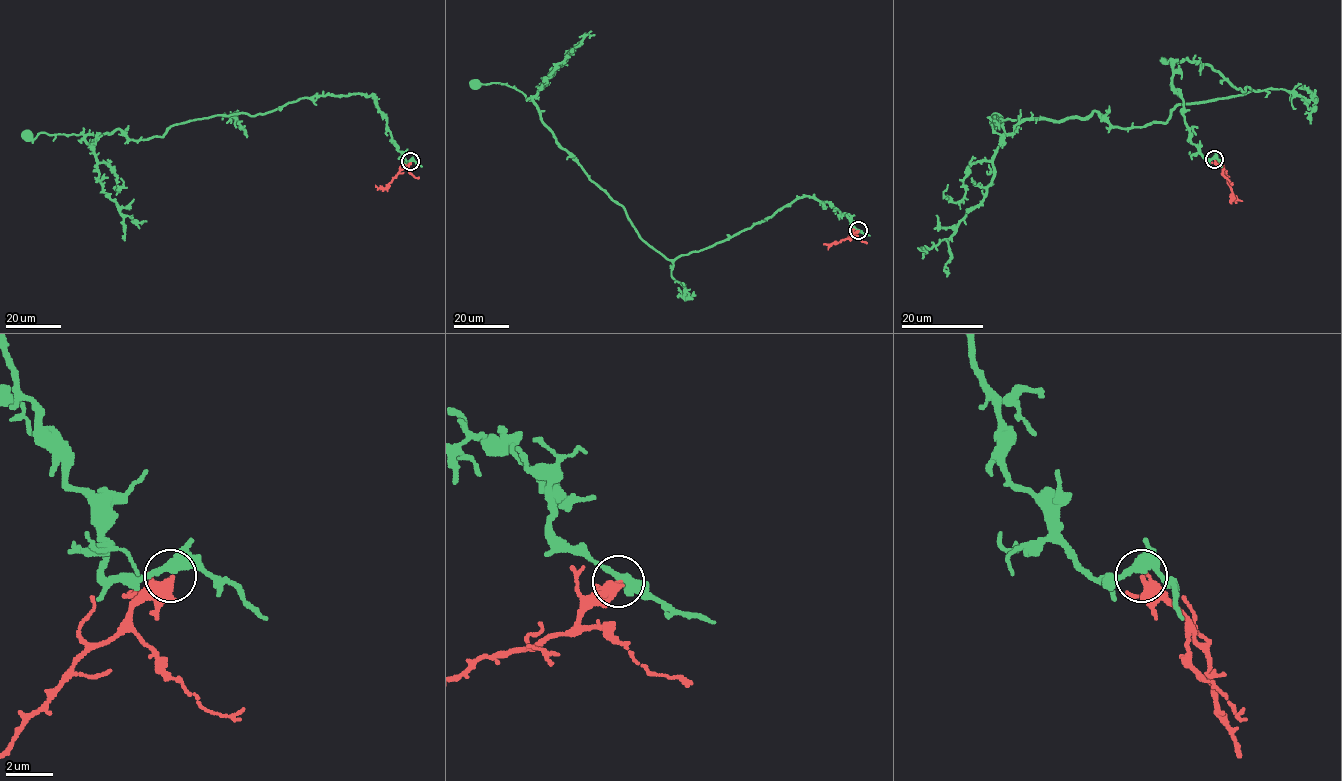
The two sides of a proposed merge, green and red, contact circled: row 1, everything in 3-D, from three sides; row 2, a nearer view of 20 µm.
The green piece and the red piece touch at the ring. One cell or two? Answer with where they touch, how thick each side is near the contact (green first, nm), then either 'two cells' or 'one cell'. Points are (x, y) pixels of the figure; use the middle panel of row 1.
(858, 230) | 320/280 nm | two cells

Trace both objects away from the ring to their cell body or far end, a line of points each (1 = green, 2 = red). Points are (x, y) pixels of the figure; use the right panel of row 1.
1: (1214, 158), (1191, 142), (1163, 59), (1198, 61), (1257, 91), (1142, 126), (1096, 111), (997, 122)
2: (1214, 159), (1223, 168), (1234, 194)

